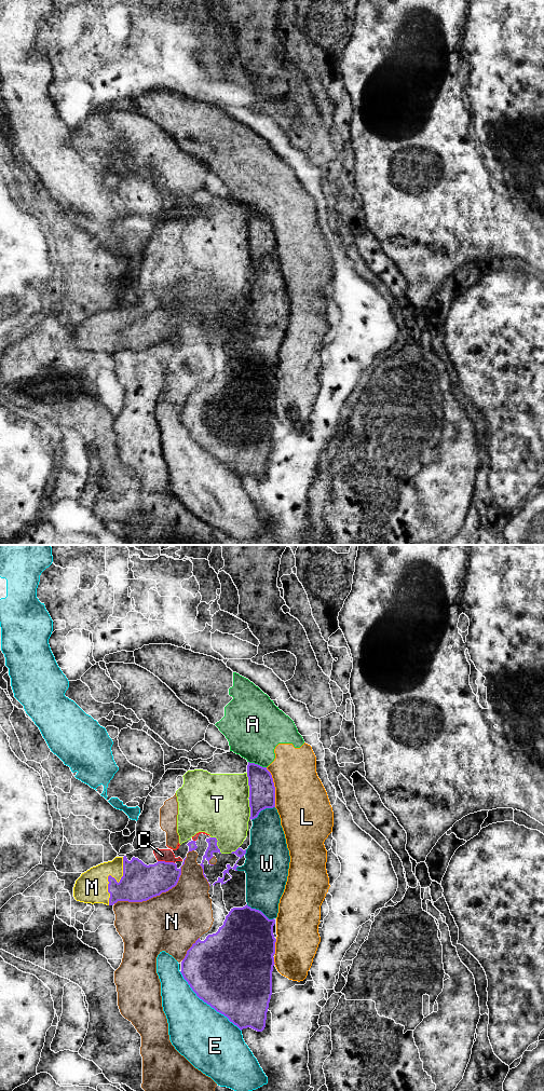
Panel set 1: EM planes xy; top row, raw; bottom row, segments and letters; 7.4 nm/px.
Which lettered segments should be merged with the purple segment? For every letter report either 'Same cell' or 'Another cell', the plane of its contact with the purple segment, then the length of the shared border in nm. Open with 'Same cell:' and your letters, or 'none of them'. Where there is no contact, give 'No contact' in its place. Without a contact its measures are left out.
Same cell: C, M
A: Another cell. Touches purple in xy. Shared border 140 nm
C: Same cell. Touches purple in xy. Shared border 130 nm
E: Another cell. Touches purple in xy. Shared border 650 nm
L: Another cell. Touches purple in xy. Shared border 300 nm
M: Same cell. Touches purple in xy. Shared border 380 nm
N: Another cell. Touches purple in xy. Shared border 650 nm
T: Another cell. Touches purple in xy. Shared border 190 nm
W: Another cell. Touches purple in xy. Shared border 240 nm

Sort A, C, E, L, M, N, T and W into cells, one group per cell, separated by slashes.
A L / C M / E / N T / W

